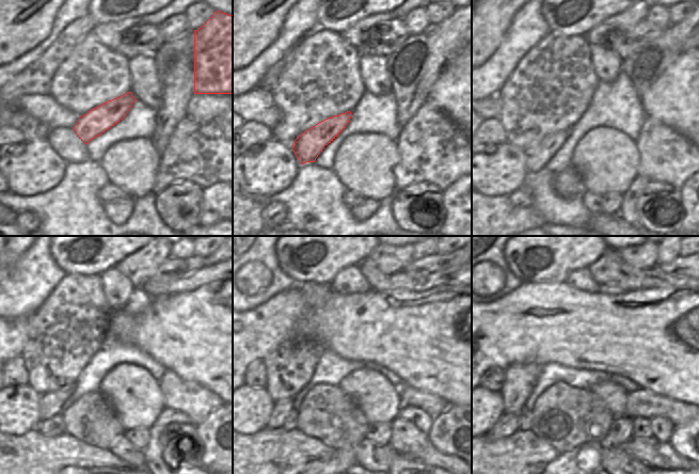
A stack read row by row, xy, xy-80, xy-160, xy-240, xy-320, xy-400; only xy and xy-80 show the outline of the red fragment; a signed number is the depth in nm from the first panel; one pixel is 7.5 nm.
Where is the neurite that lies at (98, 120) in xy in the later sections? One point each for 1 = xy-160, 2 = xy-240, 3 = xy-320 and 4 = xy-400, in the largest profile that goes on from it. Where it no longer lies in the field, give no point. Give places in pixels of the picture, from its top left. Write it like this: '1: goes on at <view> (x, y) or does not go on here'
1: goes on at xy-160 (536, 156)
2: goes on at xy-240 (50, 403)
3: goes on at xy-320 (282, 408)
4: goes on at xy-400 (508, 424)

